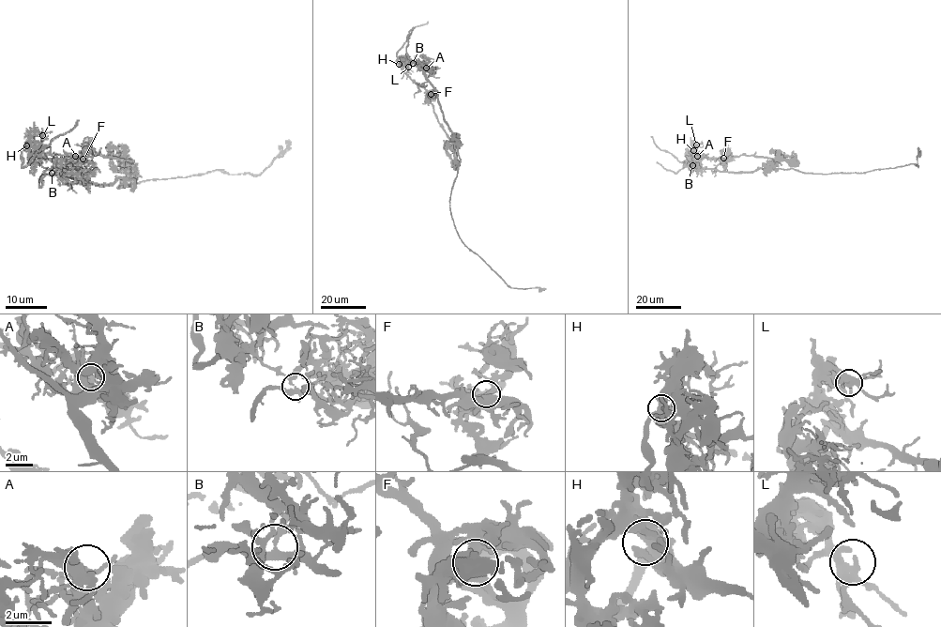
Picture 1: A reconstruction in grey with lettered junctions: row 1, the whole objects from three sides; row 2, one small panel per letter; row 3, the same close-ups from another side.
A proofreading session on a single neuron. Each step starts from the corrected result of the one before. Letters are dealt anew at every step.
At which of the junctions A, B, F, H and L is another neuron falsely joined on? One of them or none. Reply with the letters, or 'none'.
B

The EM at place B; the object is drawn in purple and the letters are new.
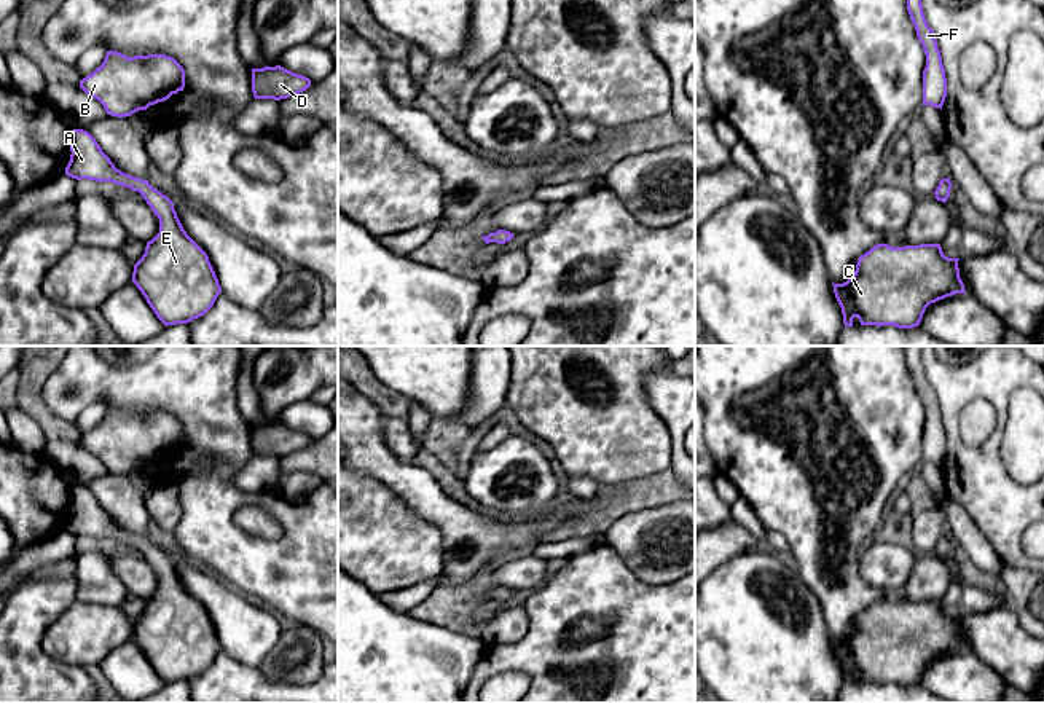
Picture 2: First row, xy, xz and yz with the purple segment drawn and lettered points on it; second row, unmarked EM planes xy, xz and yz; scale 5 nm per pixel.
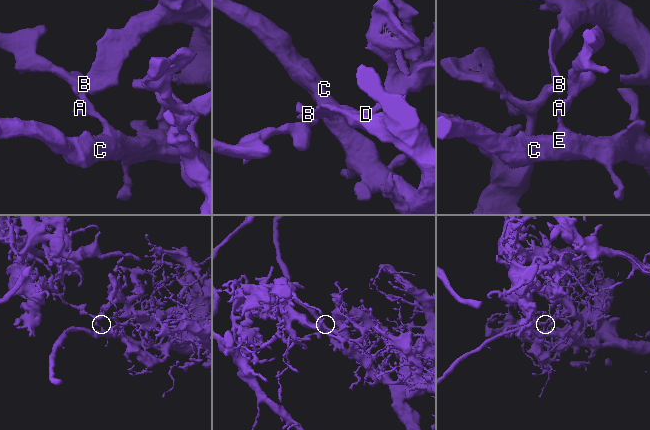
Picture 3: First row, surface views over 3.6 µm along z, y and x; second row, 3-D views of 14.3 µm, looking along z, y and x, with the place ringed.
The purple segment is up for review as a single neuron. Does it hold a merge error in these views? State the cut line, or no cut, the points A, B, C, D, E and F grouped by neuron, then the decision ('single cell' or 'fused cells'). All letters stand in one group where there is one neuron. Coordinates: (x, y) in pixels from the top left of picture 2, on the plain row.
xy (150, 542), (139, 549) | A / B C D E F | fused cells

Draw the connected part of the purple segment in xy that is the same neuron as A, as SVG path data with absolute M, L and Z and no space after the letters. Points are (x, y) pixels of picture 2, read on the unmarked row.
M72 488L70 509L72 512L65 524L65 532L72 536L112 539L131 545L132 548L140 548L151 544L148 537L132 534L116 526L88 488Z

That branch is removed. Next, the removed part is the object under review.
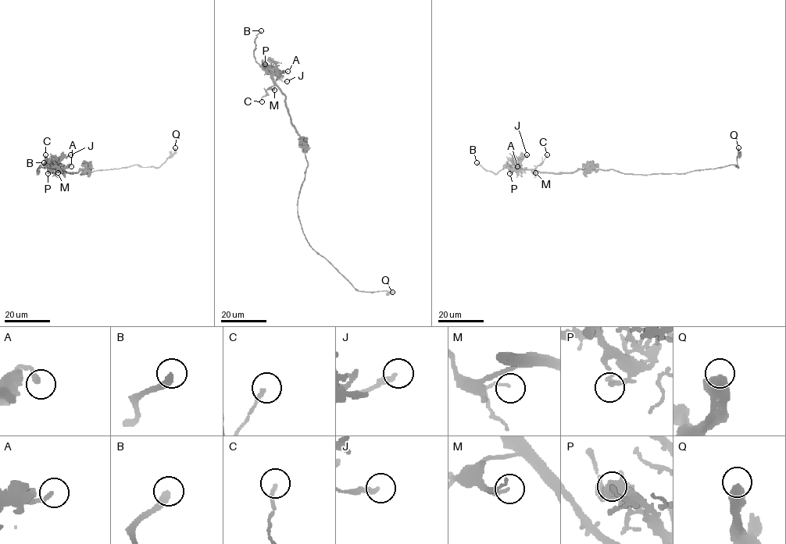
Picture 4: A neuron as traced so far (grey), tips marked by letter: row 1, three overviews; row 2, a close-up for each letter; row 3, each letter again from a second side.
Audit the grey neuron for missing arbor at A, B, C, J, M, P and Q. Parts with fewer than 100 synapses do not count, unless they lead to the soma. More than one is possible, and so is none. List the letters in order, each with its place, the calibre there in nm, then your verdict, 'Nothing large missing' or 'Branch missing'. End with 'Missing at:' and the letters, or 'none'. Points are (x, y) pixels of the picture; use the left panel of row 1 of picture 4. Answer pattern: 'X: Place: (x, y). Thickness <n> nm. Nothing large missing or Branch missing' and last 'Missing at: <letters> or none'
A: Place: (71, 166). Thickness 220 nm. Nothing large missing
B: Place: (44, 162). Thickness 300 nm. Branch missing
C: Place: (45, 154). Thickness 170 nm. Nothing large missing
J: Place: (70, 154). Thickness 240 nm. Nothing large missing
M: Place: (58, 172). Thickness 130 nm. Nothing large missing
P: Place: (48, 173). Thickness 100 nm. Nothing large missing
Q: Place: (175, 147). Thickness 550 nm. Nothing large missing
Missing at: B

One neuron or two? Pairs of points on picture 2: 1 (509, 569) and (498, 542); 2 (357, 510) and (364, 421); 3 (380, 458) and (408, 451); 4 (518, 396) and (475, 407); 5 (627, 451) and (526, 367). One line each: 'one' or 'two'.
1: two
2: two
3: two
4: two
5: one

